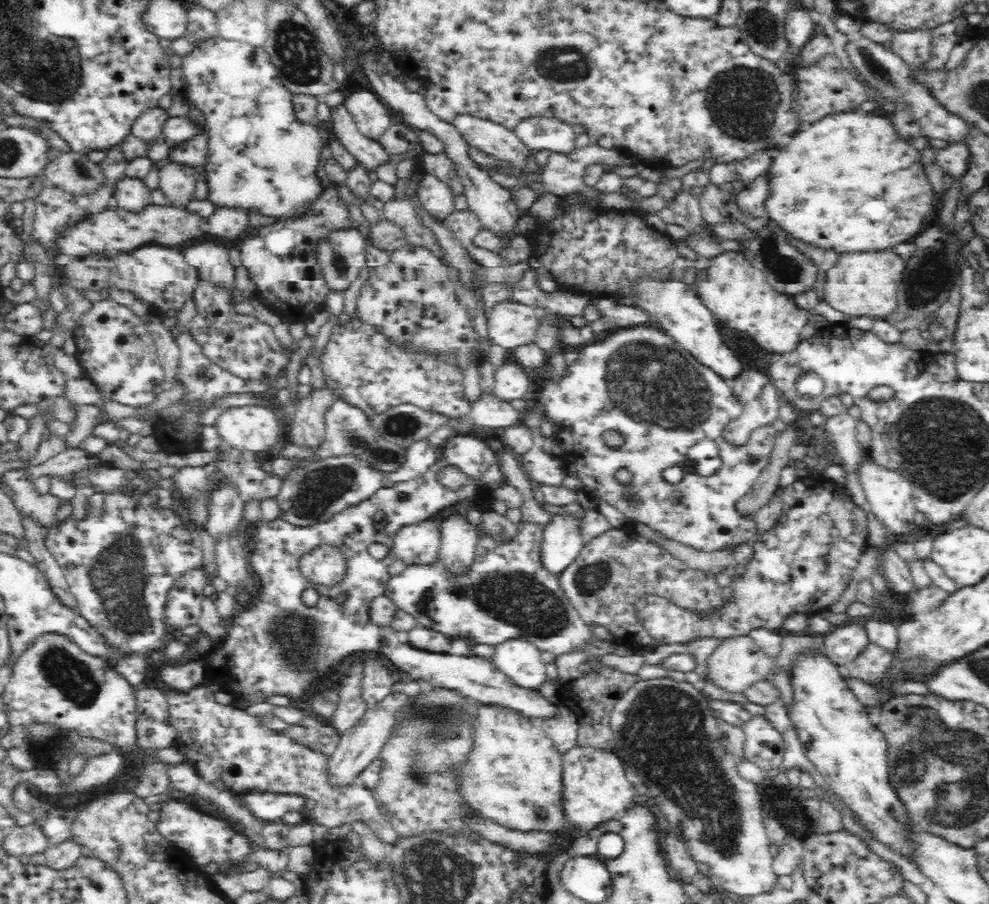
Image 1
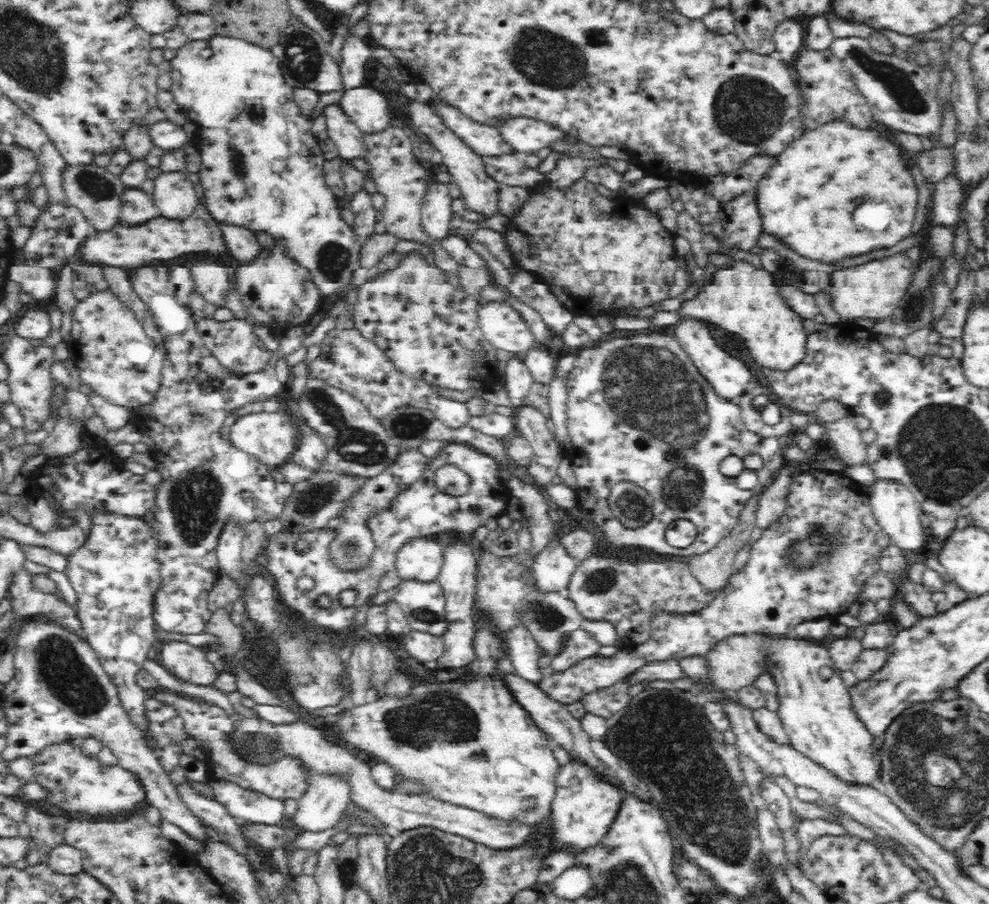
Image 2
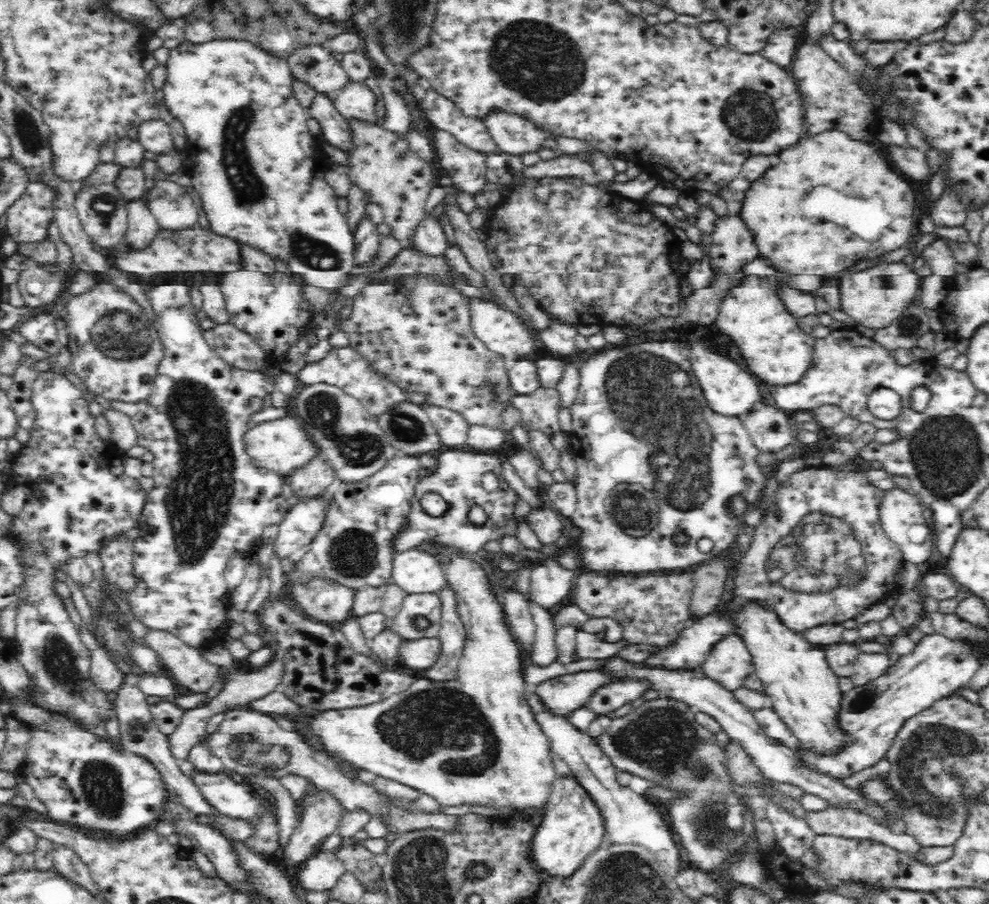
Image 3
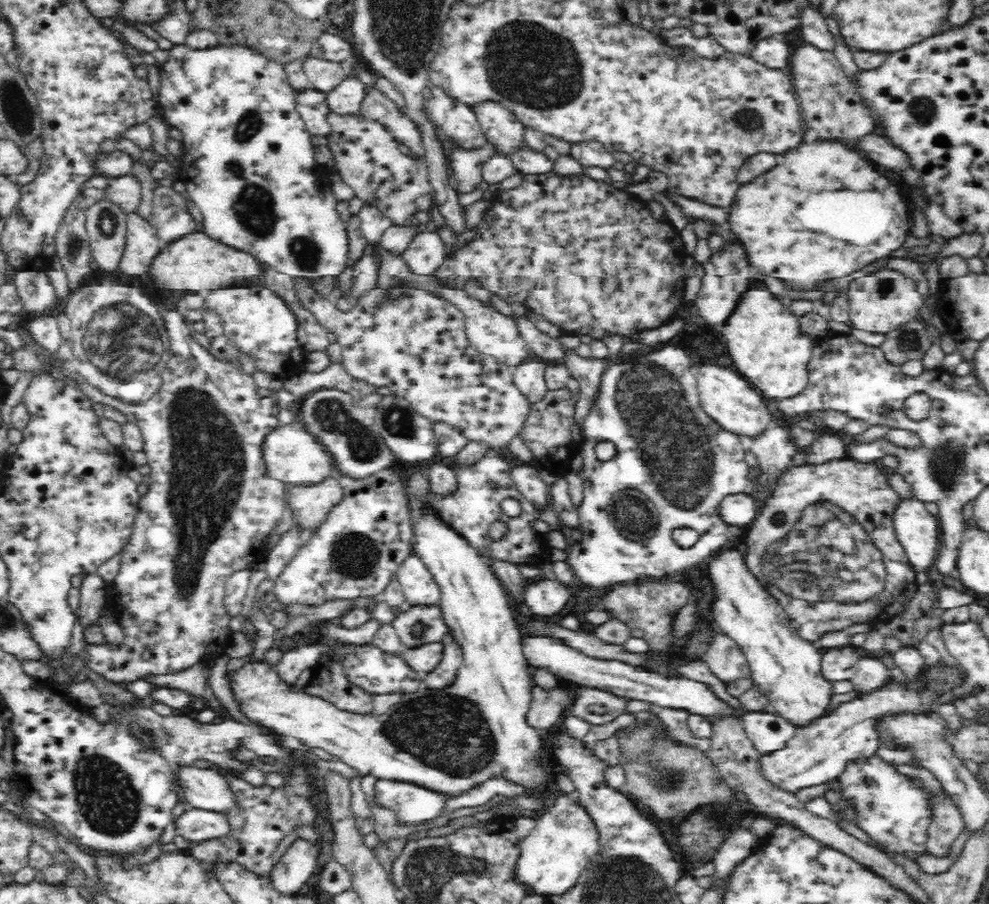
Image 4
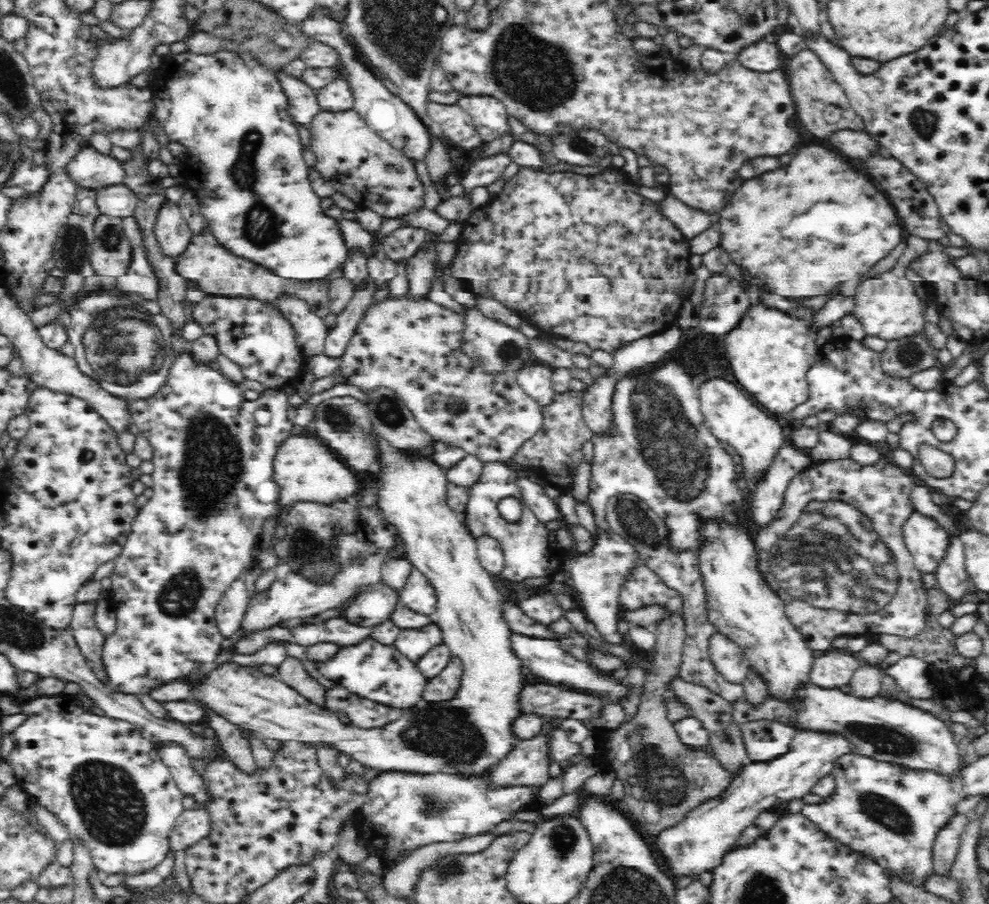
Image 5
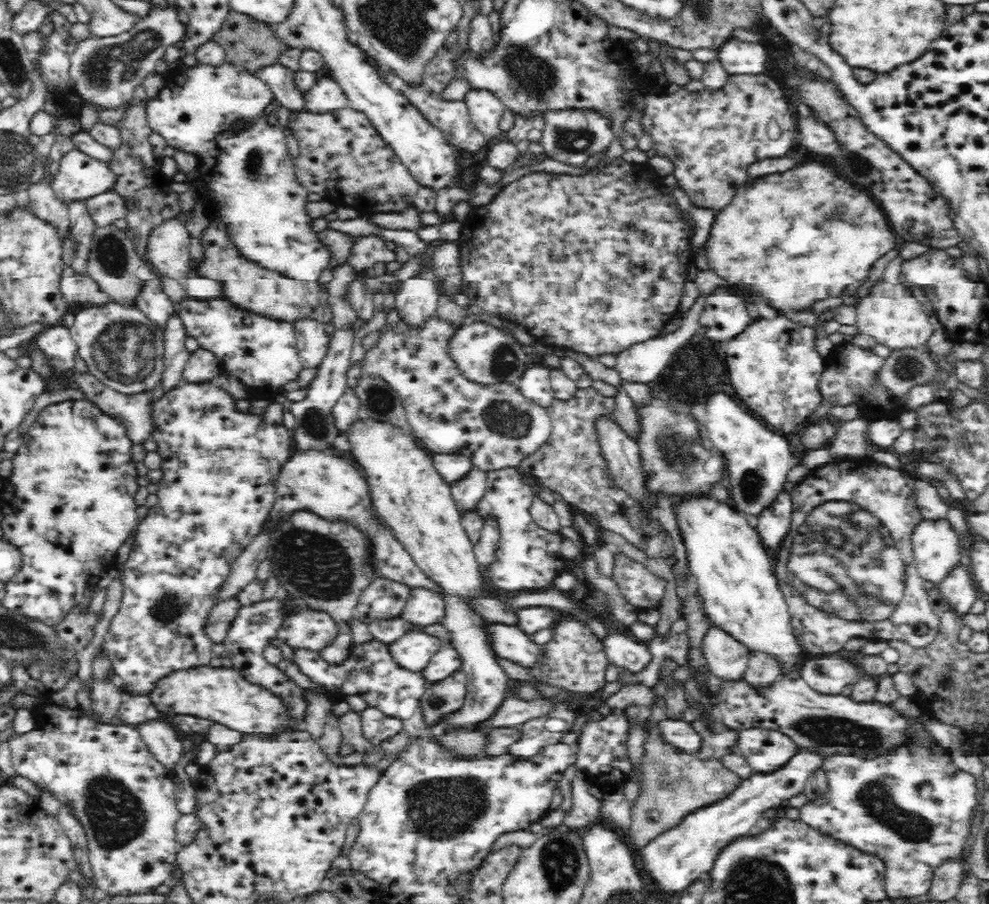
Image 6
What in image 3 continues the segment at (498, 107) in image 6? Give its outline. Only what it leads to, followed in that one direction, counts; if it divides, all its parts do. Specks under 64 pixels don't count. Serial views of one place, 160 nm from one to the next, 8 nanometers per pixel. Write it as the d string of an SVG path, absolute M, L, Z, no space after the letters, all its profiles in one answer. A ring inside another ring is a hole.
M501 110L490 113L484 123L496 141L498 151L514 155L539 151L542 142L552 135L549 130L536 126L534 121Z

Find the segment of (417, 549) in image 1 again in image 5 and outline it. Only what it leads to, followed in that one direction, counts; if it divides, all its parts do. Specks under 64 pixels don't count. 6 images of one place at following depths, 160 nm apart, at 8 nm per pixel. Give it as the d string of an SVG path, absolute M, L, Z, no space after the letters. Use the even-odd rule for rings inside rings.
M418 568L410 569L406 584L399 591L399 602L417 613L429 616L434 614L437 605L436 590Z

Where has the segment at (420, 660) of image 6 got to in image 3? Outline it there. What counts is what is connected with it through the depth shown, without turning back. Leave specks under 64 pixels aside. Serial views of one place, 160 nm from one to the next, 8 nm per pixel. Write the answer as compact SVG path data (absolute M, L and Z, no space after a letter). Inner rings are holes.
M406 593L400 612L389 627L403 640L438 638L441 628L439 593Z

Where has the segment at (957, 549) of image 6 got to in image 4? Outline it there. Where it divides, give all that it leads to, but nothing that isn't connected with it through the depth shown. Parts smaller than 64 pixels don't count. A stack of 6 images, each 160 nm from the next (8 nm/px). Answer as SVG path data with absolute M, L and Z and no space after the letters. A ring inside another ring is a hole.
M899 497L897 505L891 514L891 525L895 537L905 550L907 560L916 572L930 570L934 567L934 558L937 558L937 544L939 543L939 523L937 517L926 510L921 500L914 497Z

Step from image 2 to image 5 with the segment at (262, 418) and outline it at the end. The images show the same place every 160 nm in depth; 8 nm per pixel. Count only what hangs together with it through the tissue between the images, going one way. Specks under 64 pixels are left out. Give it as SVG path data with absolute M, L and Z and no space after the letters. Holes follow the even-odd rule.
M290 433L276 449L273 478L280 487L281 504L285 508L296 501L329 503L334 499L354 500L352 494L356 494L358 490L358 480L347 466L338 462L316 438L304 433Z

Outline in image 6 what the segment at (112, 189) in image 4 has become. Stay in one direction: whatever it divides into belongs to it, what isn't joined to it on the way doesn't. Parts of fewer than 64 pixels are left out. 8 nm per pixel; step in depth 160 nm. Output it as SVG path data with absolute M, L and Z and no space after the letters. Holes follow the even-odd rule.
M113 190L85 200L97 227L108 226L115 220L126 219L128 206L125 199Z

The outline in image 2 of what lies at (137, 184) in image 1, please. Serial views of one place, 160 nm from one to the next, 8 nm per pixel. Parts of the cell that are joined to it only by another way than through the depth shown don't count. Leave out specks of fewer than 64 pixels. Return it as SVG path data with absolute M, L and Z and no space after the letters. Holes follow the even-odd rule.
M125 188L121 196L120 220L124 224L136 226L158 218L159 209L153 202L153 196L138 188Z

